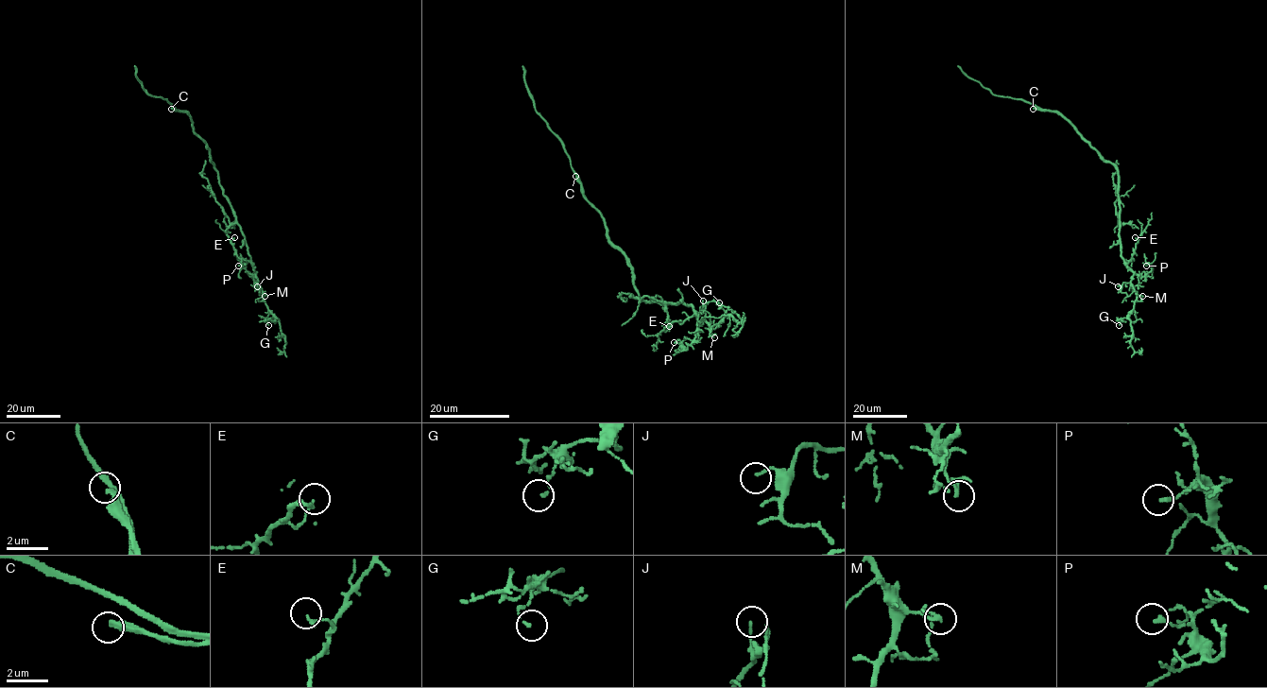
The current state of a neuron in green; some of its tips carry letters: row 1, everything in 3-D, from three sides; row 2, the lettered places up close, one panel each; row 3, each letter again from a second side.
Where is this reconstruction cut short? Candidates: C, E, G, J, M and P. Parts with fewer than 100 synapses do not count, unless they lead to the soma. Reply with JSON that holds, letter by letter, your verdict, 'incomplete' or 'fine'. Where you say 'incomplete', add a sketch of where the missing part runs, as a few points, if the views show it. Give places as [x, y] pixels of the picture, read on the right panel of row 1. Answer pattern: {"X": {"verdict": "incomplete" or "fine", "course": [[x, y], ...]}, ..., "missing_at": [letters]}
{"C": {"verdict": "incomplete", "course": [[1033, 109], [1024, 107], [1023, 104], [1025, 87], [1020, 72], [1019, 52], [1024, 33], [1042, 4]]}, "E": {"verdict": "fine"}, "G": {"verdict": "fine"}, "J": {"verdict": "fine"}, "M": {"verdict": "fine"}, "P": {"verdict": "fine"}, "missing_at": ["C"]}

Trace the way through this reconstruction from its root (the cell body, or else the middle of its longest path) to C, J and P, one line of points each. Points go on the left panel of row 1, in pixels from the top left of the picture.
C: (218, 172), (210, 161), (207, 145), (194, 130), (191, 117), (185, 111), (171, 109)
J: (218, 172), (218, 183), (248, 248), (255, 272), (253, 285), (257, 283), (257, 286)
P: (218, 172), (218, 183), (244, 236), (255, 273), (250, 276), (243, 264), (238, 266)

